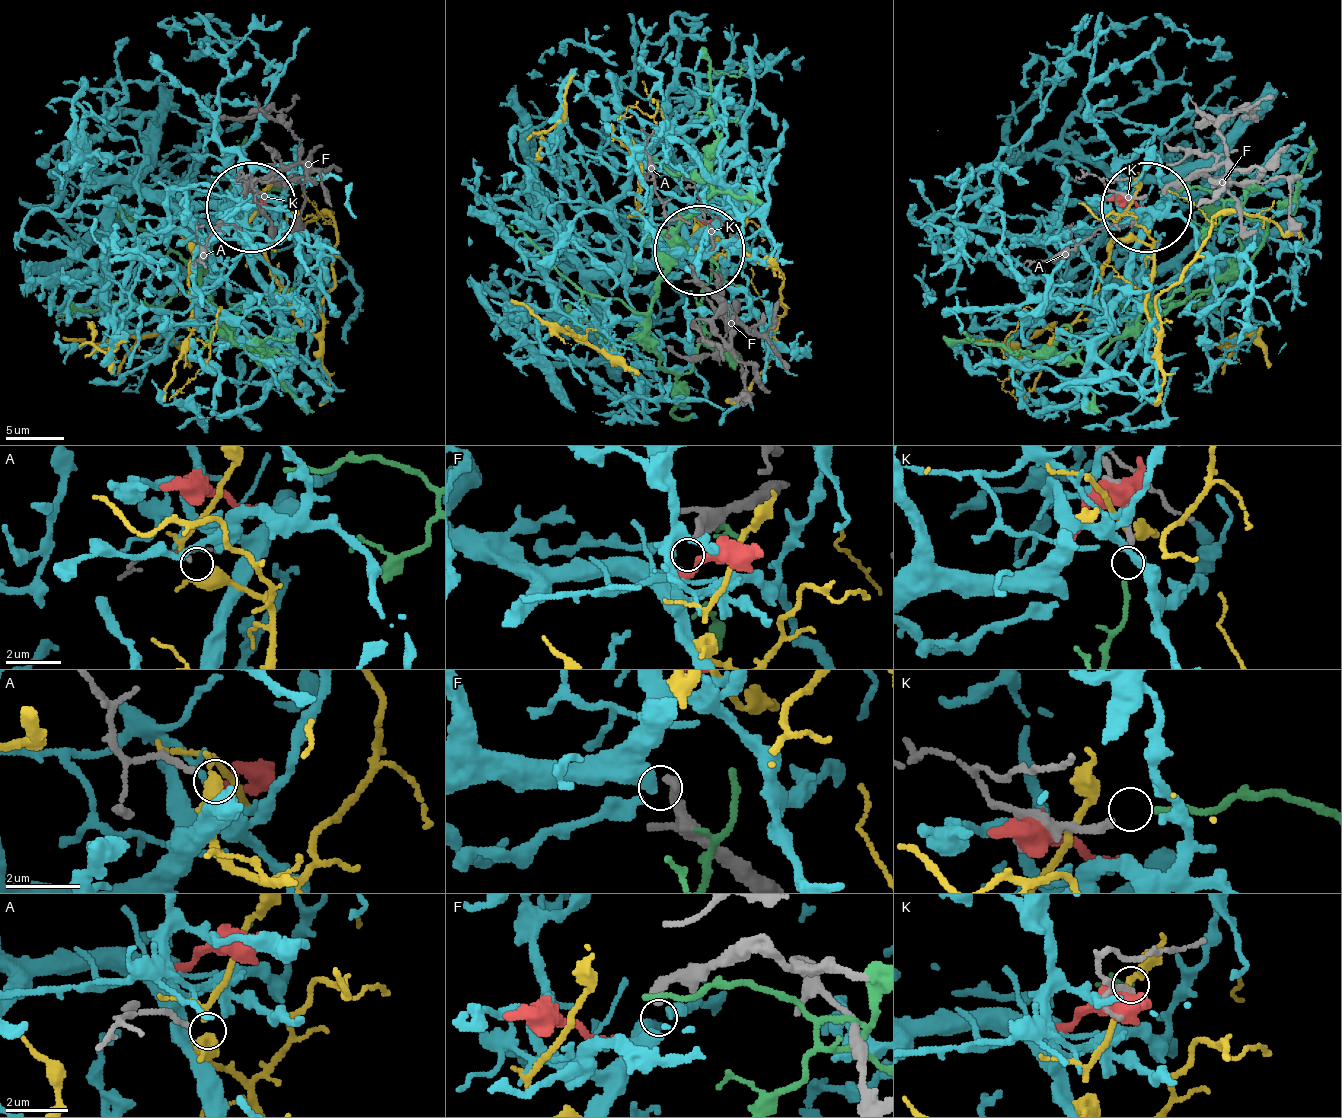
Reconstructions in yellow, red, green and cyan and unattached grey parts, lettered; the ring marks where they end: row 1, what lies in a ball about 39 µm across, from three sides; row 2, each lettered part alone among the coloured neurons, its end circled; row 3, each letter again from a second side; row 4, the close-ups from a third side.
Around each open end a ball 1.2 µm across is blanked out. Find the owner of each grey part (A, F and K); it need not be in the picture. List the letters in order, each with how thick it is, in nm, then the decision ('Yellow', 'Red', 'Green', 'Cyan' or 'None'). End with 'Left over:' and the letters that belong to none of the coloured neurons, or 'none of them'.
A: Thickness 150 nm. None
F: Thickness 320 nm. Cyan
K: Thickness 240 nm. Green
Left over: A

